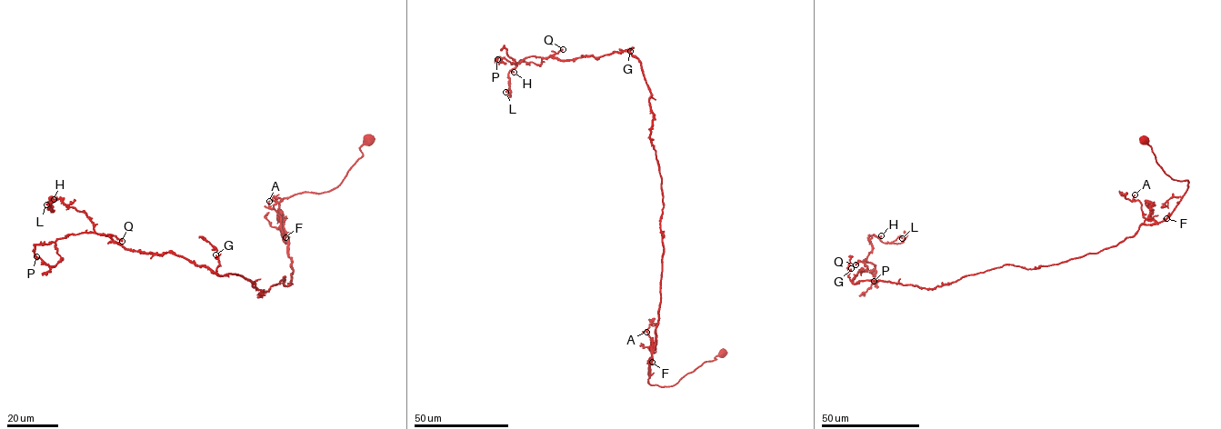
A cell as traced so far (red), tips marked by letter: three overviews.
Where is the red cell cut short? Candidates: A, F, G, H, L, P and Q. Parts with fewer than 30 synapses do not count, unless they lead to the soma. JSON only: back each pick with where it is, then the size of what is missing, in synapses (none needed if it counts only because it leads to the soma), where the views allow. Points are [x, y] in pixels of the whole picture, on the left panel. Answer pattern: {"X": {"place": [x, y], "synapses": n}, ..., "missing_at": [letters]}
{"Q": {"place": [122, 241], "synapses": 30}, "missing_at": ["Q"]}

